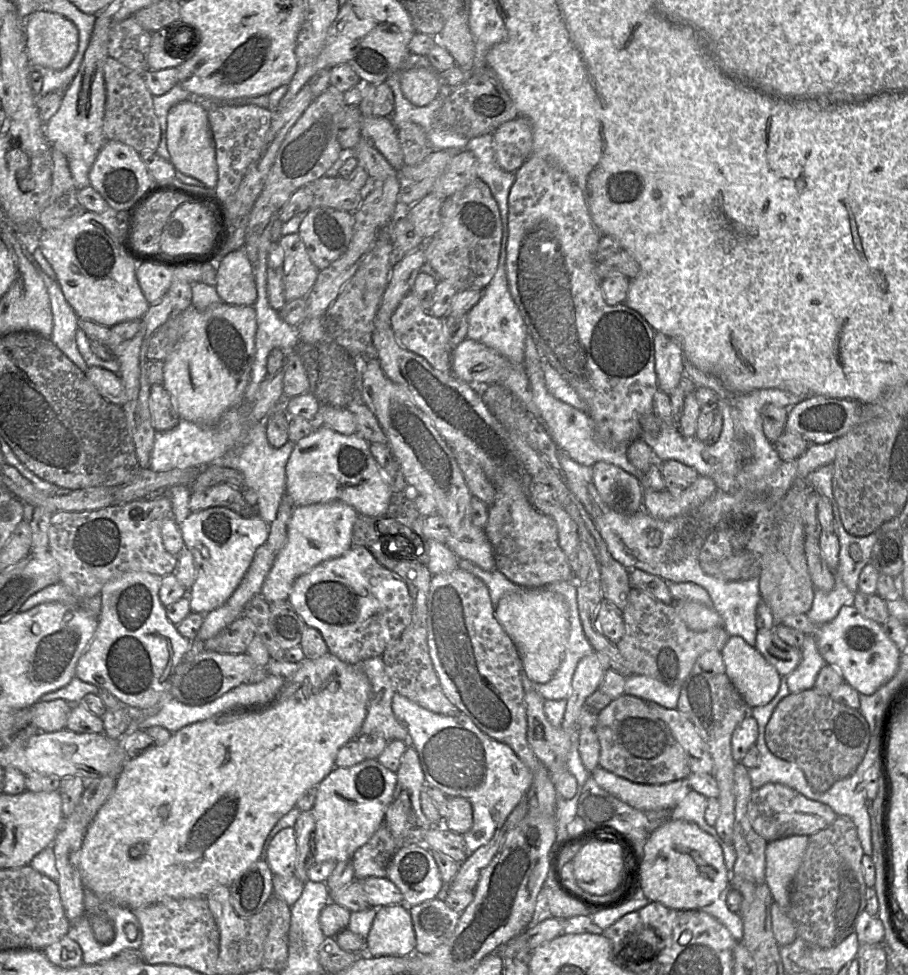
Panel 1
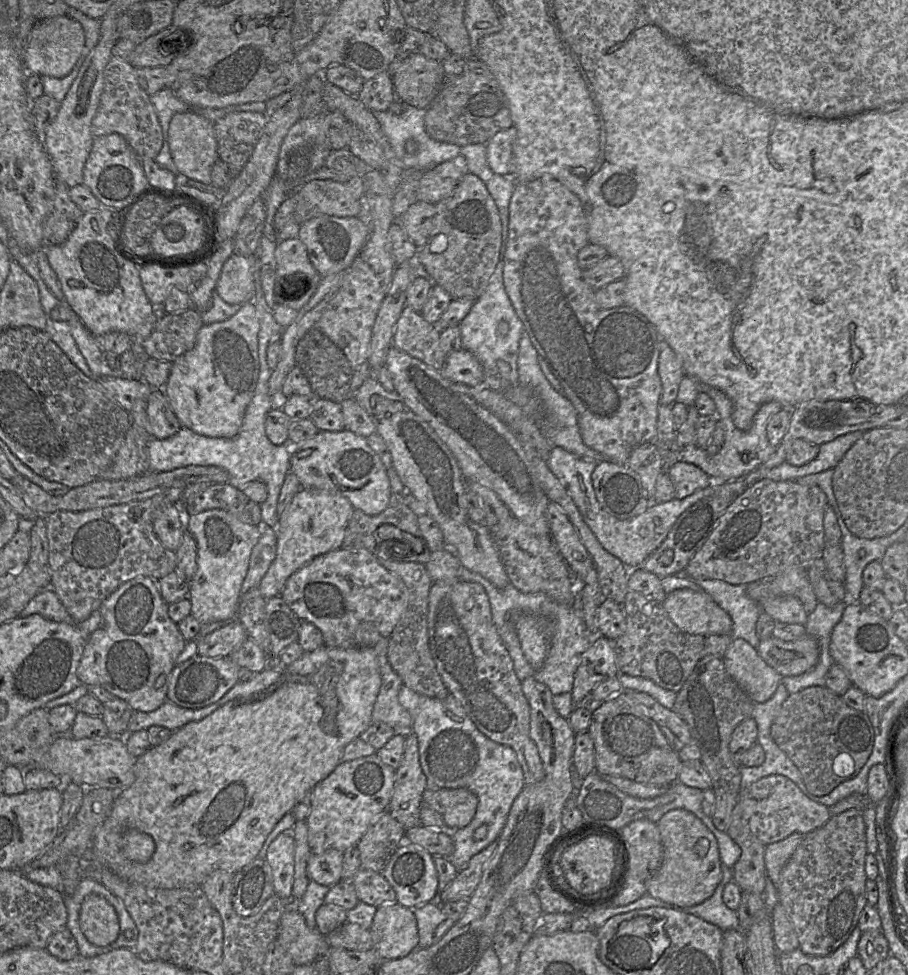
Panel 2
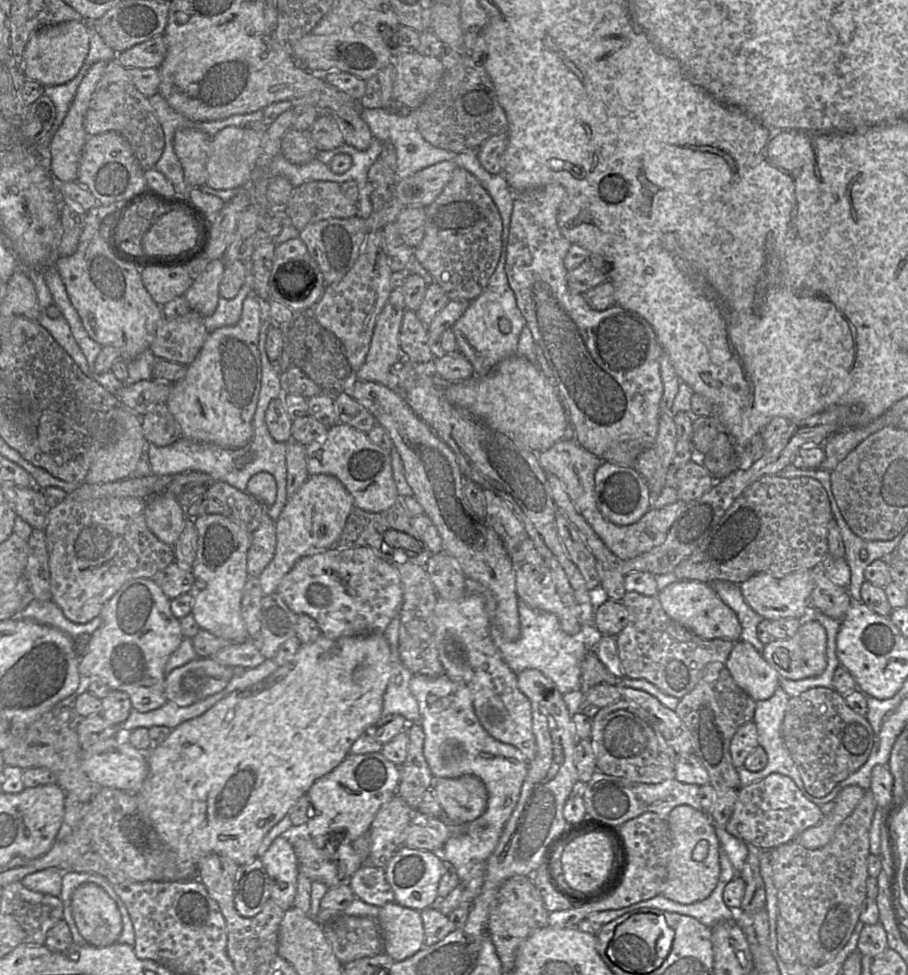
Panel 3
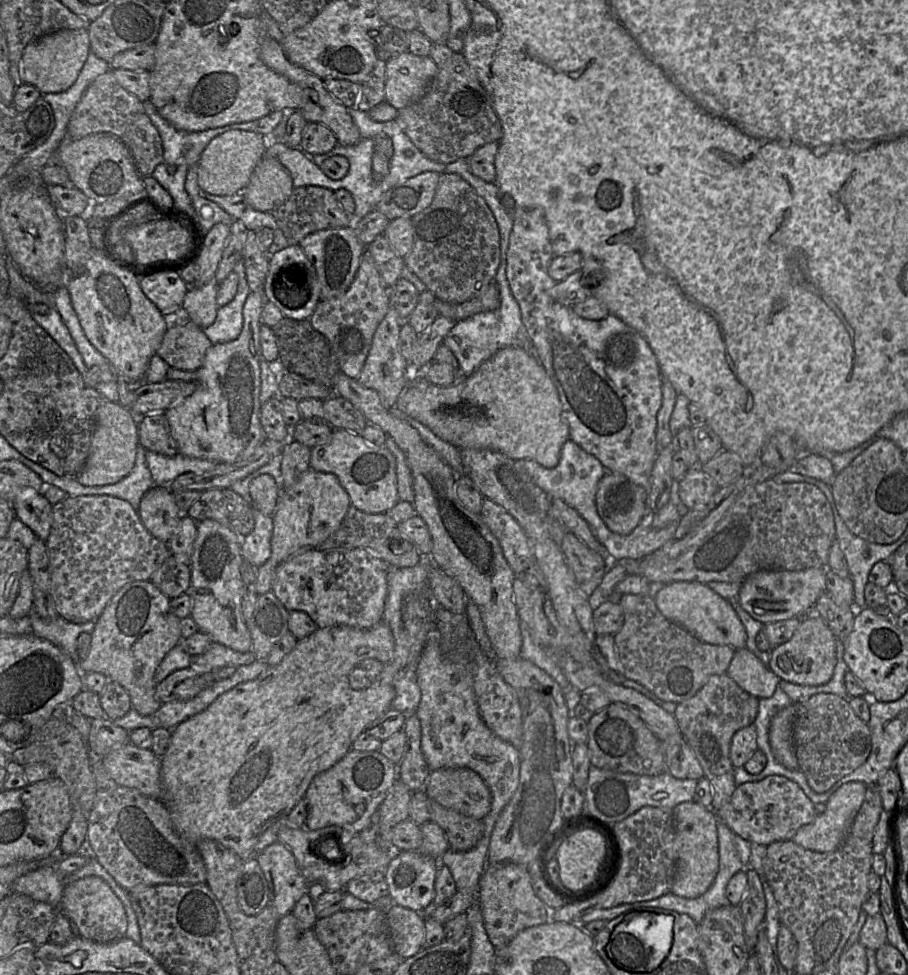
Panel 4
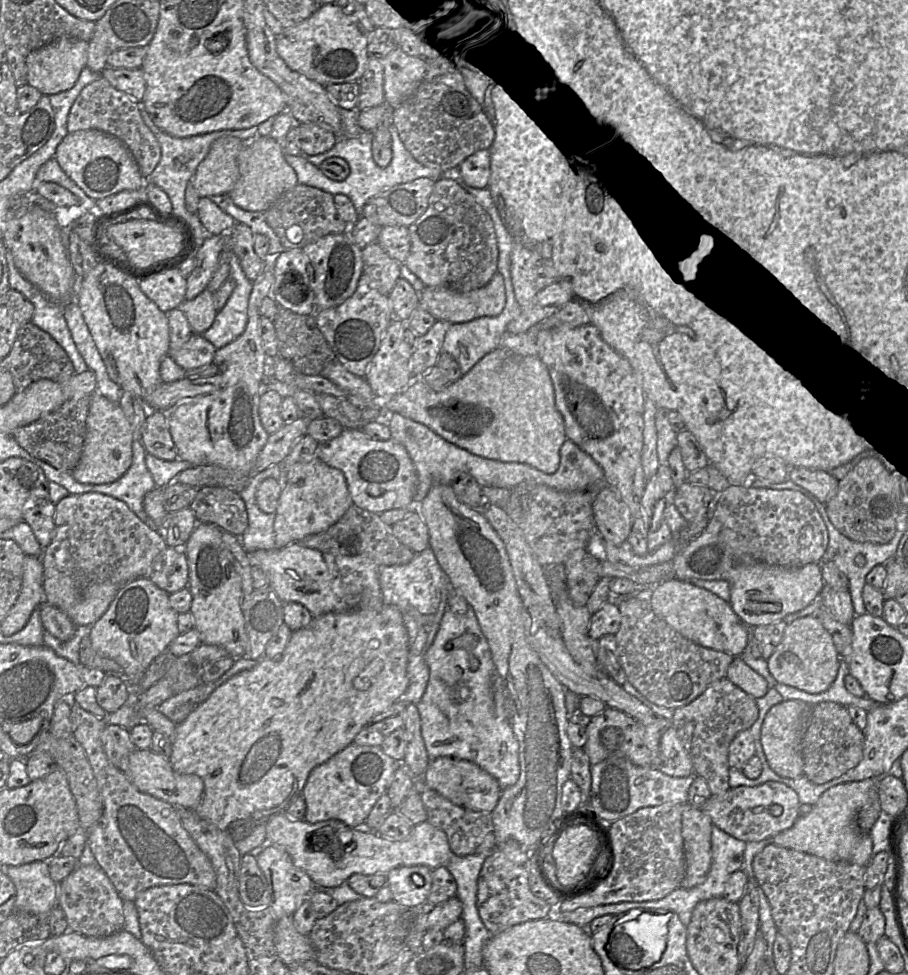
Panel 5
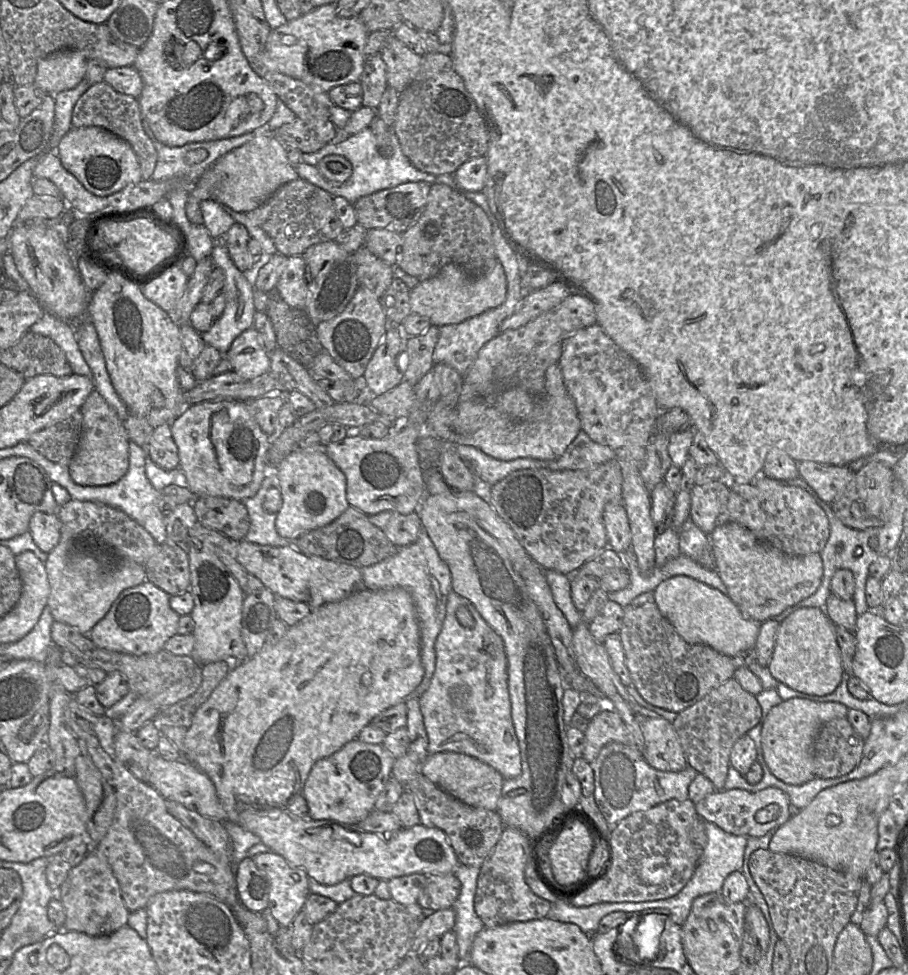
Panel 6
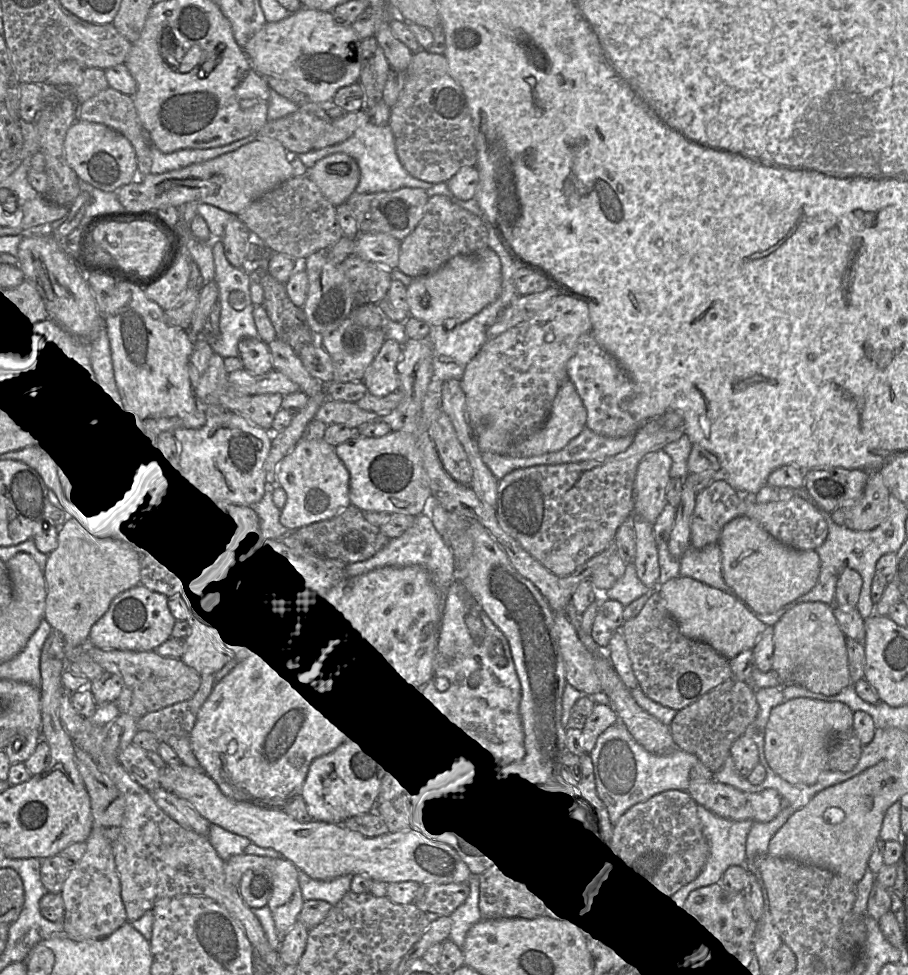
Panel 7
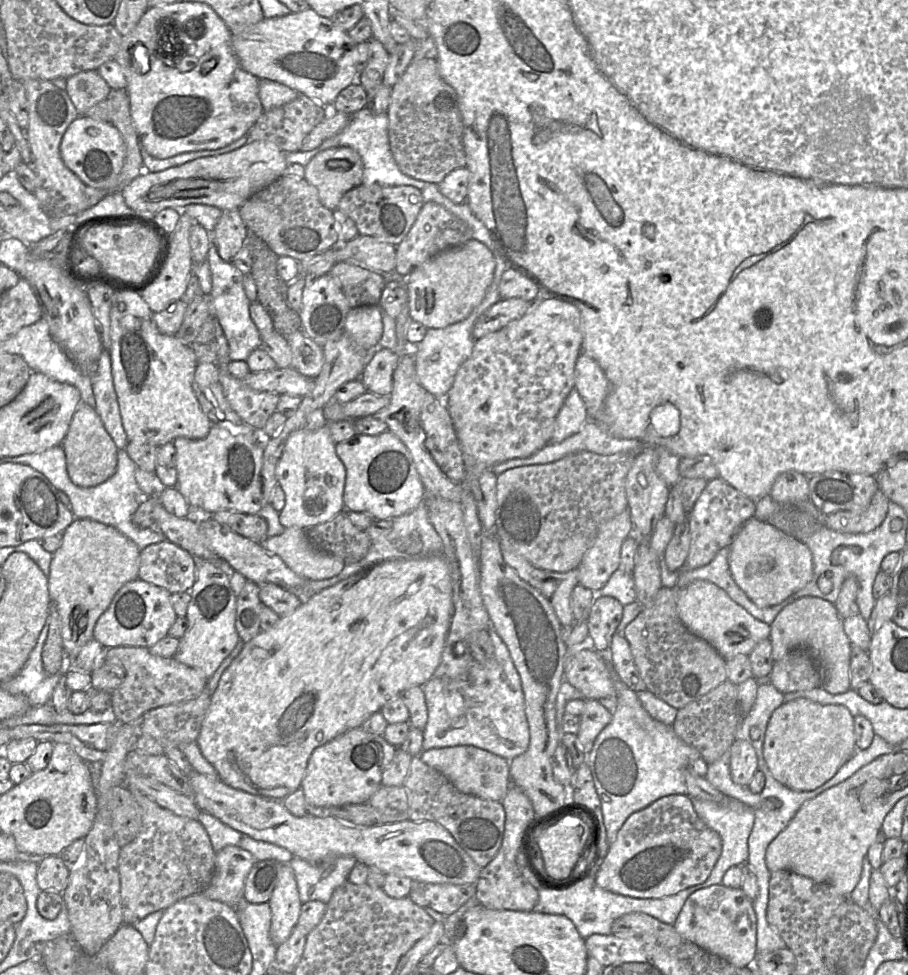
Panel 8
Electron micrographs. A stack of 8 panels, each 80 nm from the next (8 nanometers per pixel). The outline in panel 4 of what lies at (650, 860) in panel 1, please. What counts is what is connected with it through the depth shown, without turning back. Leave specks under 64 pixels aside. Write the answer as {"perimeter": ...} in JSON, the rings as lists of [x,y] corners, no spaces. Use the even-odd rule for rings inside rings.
{"perimeter":[[[683,802],[672,811],[675,828],[675,873],[670,892],[683,898],[697,898],[712,885],[719,869],[718,818],[711,808]]]}

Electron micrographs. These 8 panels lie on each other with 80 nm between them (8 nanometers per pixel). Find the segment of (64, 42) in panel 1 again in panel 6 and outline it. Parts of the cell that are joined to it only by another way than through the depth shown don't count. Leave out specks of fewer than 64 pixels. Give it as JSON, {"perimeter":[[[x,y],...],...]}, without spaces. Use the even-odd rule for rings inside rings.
{"perimeter":[[[76,50],[55,52],[39,61],[33,85],[48,95],[72,89],[84,79],[86,62]]]}

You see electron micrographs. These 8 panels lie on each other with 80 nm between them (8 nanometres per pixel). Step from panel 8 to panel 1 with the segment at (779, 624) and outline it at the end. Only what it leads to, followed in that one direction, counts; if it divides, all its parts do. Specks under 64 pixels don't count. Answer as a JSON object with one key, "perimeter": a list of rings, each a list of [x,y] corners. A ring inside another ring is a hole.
{"perimeter":[[[758,630],[754,647],[781,677],[792,673],[802,658],[801,649],[783,642],[774,630]]]}

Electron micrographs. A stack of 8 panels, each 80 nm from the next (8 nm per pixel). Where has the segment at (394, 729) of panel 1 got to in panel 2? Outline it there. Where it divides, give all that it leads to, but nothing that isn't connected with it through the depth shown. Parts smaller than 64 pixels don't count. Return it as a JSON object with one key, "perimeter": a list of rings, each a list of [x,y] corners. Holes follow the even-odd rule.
{"perimeter":[[[382,638],[373,646],[379,664],[381,687],[373,707],[372,723],[386,723],[395,729],[396,734],[407,737],[412,731],[412,717],[398,700],[403,683],[388,662],[388,644],[389,638]]]}

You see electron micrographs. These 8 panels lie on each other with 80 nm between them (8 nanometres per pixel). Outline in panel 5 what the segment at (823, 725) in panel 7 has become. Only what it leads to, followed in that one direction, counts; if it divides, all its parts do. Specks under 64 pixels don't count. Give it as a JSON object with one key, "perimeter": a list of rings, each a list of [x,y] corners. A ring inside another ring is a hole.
{"perimeter":[[[787,700],[774,705],[767,713],[761,728],[761,743],[770,768],[783,778],[795,779],[804,775],[800,744],[811,715],[812,706],[800,700]]]}

